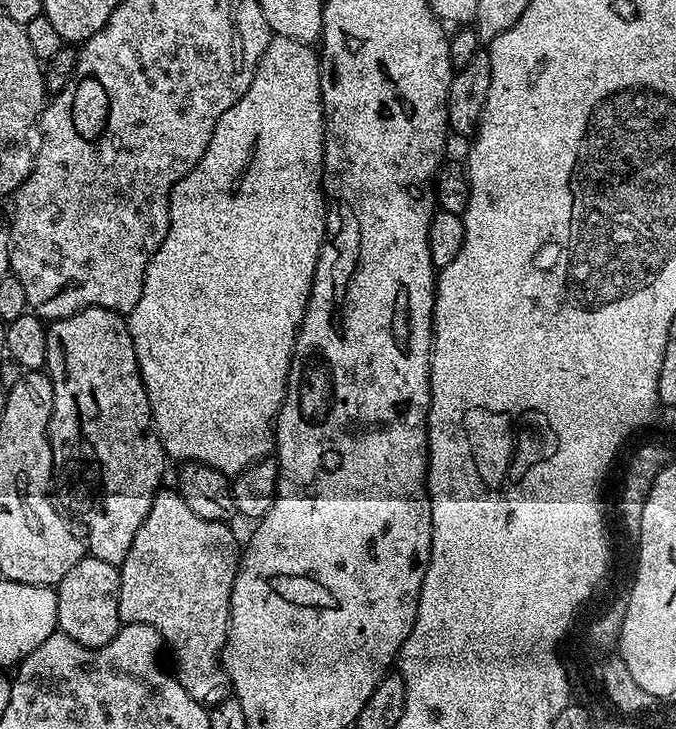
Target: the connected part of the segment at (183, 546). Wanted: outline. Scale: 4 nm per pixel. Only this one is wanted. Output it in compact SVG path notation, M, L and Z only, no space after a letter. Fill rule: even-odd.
M161 490L156 493L154 502L150 506L150 514L146 514L146 522L142 522L142 526L138 526L138 534L134 534L134 542L130 542L130 554L126 554L126 558L120 565L120 597L118 598L118 614L124 624L152 624L158 630L163 647L172 651L172 664L174 675L177 682L182 686L182 690L186 690L186 694L190 694L190 698L194 698L194 702L204 705L205 708L211 710L217 704L223 704L230 696L230 685L228 675L224 673L224 665L222 663L222 653L224 651L224 643L228 641L228 619L230 618L230 598L232 597L232 587L234 586L234 578L236 570L240 567L241 549L236 548L236 536L228 529L229 525L222 520L207 520L206 518L198 518L198 514L194 514L194 510L190 510L190 506L186 506L186 502L181 498L179 491Z

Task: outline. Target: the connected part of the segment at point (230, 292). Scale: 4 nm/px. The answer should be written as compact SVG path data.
M273 35L254 70L250 90L246 90L246 94L238 98L238 102L234 102L234 106L230 106L230 110L226 110L222 118L218 118L218 126L214 126L214 134L210 138L210 146L206 146L206 154L202 154L198 166L194 166L194 170L190 170L186 178L172 187L168 233L166 238L162 238L162 246L158 246L154 258L150 258L146 266L146 278L142 286L142 298L138 298L138 306L134 306L134 310L126 316L138 358L140 377L152 407L152 422L156 425L156 433L160 436L165 457L169 461L209 464L219 472L235 474L254 461L265 459L273 451L276 416L280 413L288 389L292 351L310 298L318 254L322 250L328 221L323 182L324 103L317 49L311 43Z

